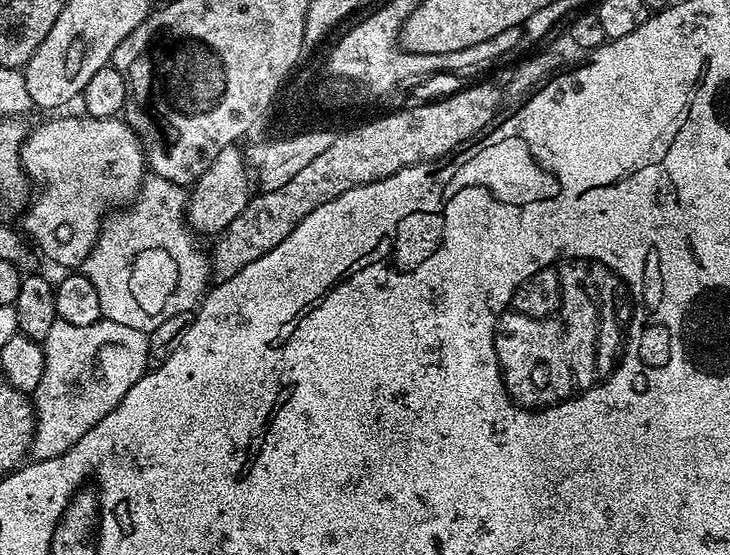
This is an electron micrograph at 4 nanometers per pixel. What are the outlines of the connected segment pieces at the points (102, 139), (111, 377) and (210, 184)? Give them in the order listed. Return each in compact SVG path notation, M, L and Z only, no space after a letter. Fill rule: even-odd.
M79 114L80 116L60 116L57 120L48 120L41 128L27 133L20 149L20 159L27 171L44 172L48 185L40 196L40 201L32 208L32 217L28 220L28 232L36 239L36 244L56 264L83 265L90 254L94 242L100 237L102 215L100 208L105 207L104 199L108 192L116 192L116 176L136 176L136 160L146 160L146 152L136 152L132 136L124 132L125 121L120 118L99 120L97 116Z
M136 330L136 334L128 334L128 342L116 344L110 354L94 356L94 358L44 358L42 382L38 382L34 393L36 409L36 429L32 435L31 455L37 460L54 458L86 430L94 430L110 410L126 398L130 386L143 378L148 367L148 337L149 333Z
M239 147L224 148L210 162L206 174L202 174L196 179L196 183L191 185L188 197L188 211L186 219L189 229L193 233L213 232L219 234L224 231L242 210L246 210L248 201L254 195L254 176L248 173L249 161L243 151L239 152ZM253 186L253 189L252 189Z

